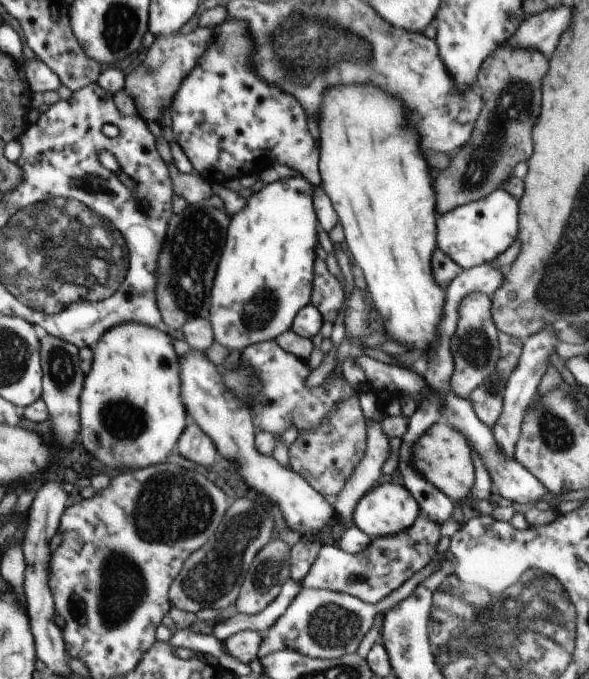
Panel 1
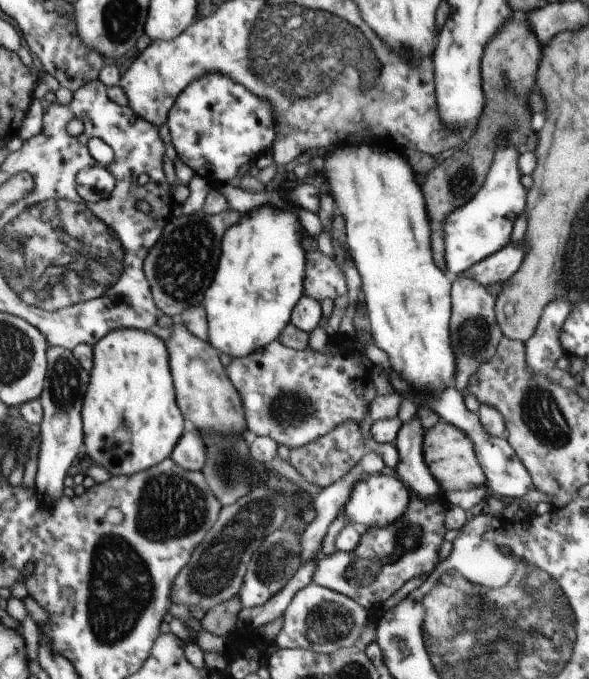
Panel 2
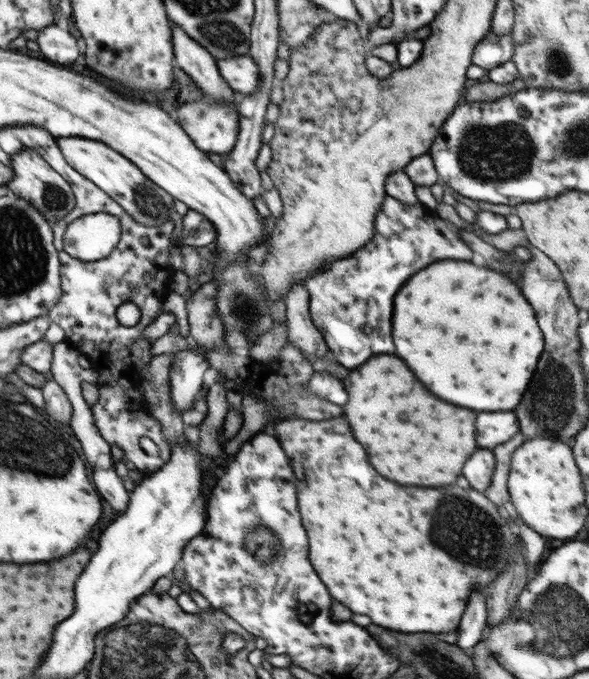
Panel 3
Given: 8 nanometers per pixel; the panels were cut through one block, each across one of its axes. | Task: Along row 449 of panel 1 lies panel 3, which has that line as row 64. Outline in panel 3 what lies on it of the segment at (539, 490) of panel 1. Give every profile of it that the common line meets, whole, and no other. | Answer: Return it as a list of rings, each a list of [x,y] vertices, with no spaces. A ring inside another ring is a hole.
[[[489,33],[476,45],[472,53],[472,64],[489,71],[510,61],[512,53],[514,53],[512,34],[496,36],[496,34]]]

